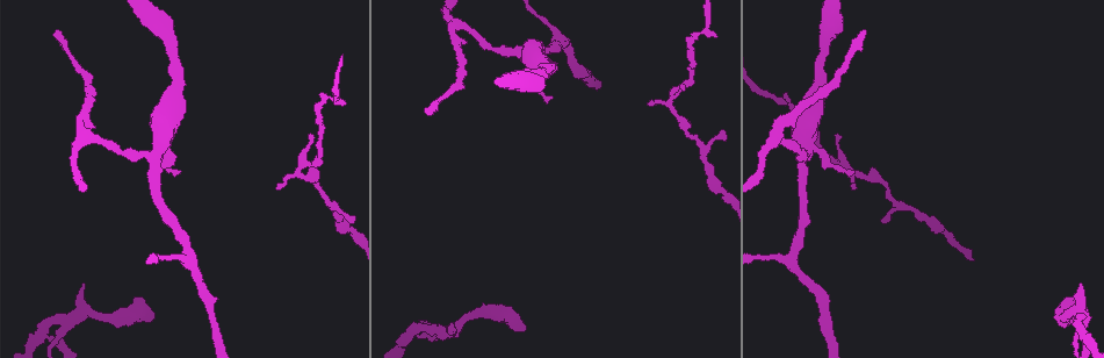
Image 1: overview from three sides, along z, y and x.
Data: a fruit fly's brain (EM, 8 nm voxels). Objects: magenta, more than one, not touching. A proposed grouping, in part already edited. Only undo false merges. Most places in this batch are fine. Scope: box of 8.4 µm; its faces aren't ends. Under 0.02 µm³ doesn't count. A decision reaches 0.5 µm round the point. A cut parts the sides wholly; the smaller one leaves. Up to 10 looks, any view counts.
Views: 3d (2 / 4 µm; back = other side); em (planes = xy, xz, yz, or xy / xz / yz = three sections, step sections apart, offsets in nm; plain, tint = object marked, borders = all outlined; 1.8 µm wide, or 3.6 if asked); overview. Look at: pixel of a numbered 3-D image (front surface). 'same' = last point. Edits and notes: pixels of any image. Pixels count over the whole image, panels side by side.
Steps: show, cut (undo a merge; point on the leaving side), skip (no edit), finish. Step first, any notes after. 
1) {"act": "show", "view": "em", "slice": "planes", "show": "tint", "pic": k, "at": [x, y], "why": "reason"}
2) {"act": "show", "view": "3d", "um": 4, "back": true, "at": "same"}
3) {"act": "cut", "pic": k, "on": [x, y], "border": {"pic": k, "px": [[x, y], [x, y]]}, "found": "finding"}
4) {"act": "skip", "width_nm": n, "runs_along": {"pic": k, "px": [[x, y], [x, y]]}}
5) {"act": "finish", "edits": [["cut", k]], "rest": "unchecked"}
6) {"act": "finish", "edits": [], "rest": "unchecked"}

{"act": "show", "view": "em", "slice": "planes", "show": "plain", "pic": 1, "at": [189, 256], "why": "three-way junction"}

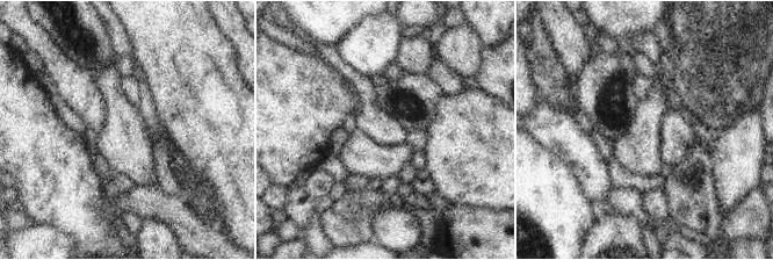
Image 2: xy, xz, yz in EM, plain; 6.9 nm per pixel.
{"act": "show", "view": "em", "slice": "planes", "show": "tint", "at": "same"}

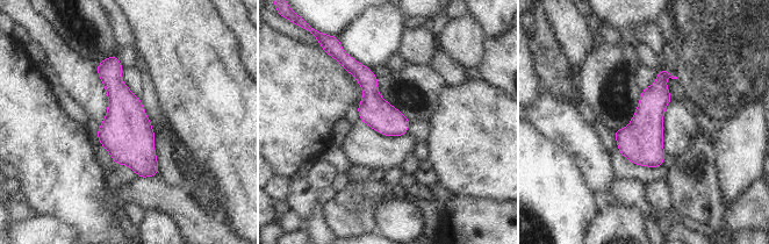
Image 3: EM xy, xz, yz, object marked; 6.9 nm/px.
{"act": "skip", "found": "one neuron here"}

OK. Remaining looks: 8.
{"act": "show", "view": "3d", "um": 4, "pic": 1, "at": [153, 154], "why": "looks like a crossing"}

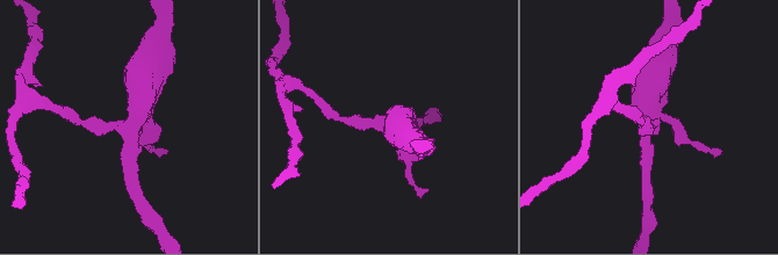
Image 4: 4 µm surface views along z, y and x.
{"act": "show", "view": "em", "slice": "xz", "step": 16, "show": "tint", "pic": 4, "at": [129, 125], "why": "need the tissue"}

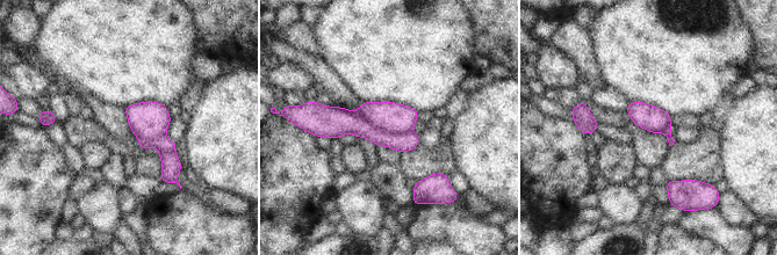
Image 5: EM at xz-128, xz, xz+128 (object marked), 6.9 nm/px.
{"act": "cut", "pic": 5, "on": [349, 122], "arms": 4, "part_leaving": {"pic": 5, "px": [[322, 109], [416, 141]]}, "found": "a second neuron is stuck on"}

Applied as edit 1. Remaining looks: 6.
{"act": "show", "view": "overview"}

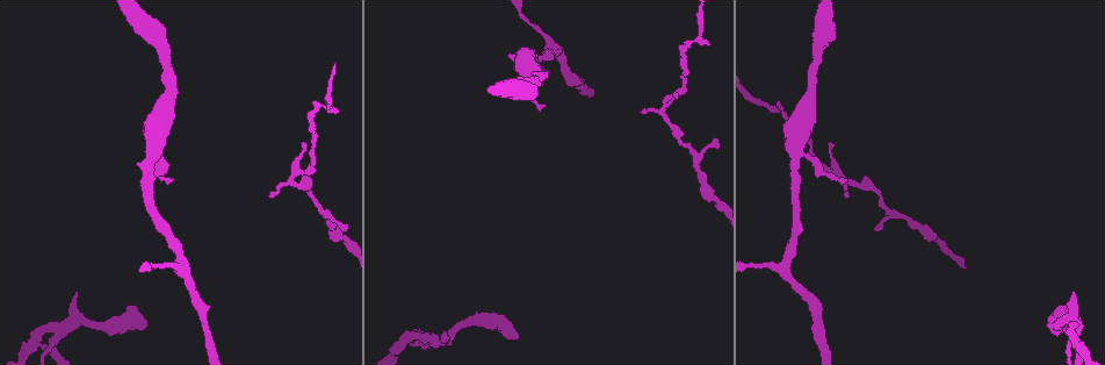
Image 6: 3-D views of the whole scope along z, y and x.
{"act": "show", "view": "em", "slice": "yz", "step": 8, "show": "tint", "pic": 6, "at": [312, 146]}

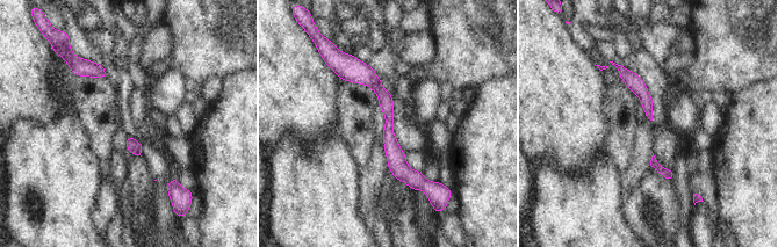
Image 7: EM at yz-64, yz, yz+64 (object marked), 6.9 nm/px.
{"act": "skip", "width_nm": 80, "runs_along": {"pic": 7, "px": [[352, 65], [384, 97], [396, 161], [424, 183]]}, "found": "all the same neuron"}

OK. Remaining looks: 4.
{"act": "finish", "edits": [["cut", 5]], "rest": "unchecked"}

